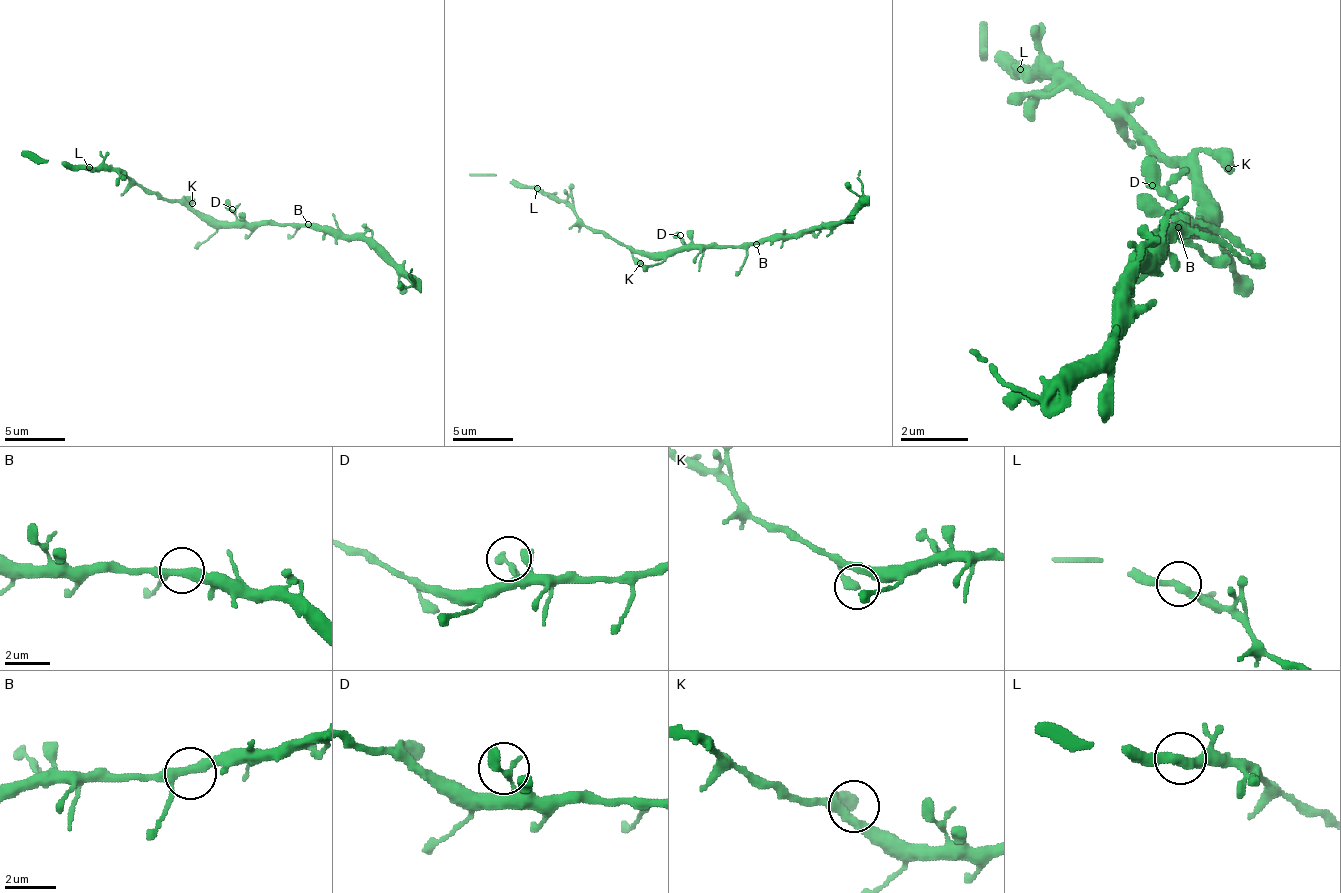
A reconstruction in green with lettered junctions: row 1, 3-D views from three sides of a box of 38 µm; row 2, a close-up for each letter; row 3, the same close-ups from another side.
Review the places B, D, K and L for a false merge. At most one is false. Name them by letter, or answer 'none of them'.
none of them

